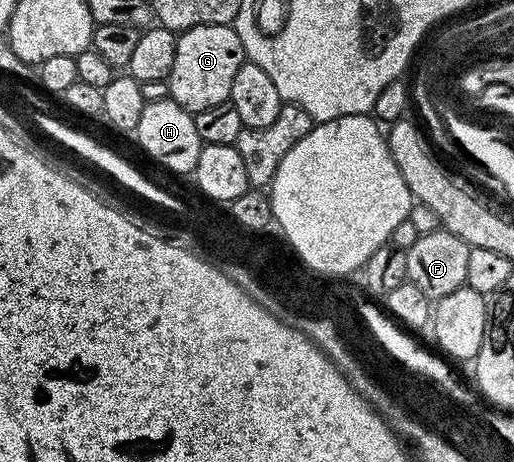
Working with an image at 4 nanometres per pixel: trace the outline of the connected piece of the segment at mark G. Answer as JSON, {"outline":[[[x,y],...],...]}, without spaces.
{"outline":[[[203,25],[186,29],[176,38],[174,68],[168,76],[168,97],[190,114],[198,114],[228,101],[230,86],[246,58],[242,39],[232,25]]]}

